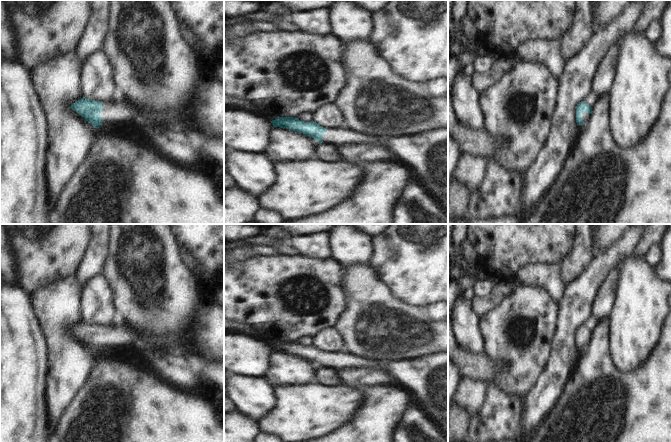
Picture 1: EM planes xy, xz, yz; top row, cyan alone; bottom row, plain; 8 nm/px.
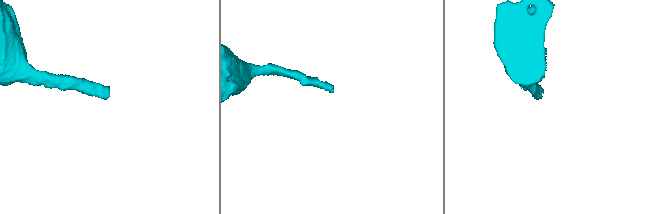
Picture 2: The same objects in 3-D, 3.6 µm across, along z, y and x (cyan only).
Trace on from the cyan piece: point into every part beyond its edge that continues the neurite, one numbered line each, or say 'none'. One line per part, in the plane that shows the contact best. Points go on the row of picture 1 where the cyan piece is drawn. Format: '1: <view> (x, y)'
1: yz (586, 117)

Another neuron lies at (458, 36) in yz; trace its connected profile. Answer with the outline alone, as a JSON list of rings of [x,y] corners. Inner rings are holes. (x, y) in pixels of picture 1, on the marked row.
[[[448,0],[448,32],[453,44],[459,44],[464,52],[475,50],[478,41],[475,37],[469,36],[463,30],[459,29],[454,21],[452,5],[454,0]]]

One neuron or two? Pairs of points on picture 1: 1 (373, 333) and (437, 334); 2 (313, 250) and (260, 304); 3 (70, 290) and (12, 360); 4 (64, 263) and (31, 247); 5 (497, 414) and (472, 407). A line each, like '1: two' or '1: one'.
1: one
2: two
3: two
4: one
5: two

